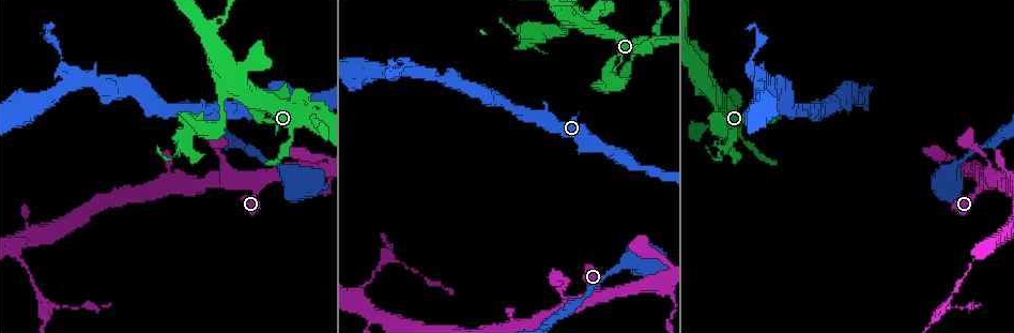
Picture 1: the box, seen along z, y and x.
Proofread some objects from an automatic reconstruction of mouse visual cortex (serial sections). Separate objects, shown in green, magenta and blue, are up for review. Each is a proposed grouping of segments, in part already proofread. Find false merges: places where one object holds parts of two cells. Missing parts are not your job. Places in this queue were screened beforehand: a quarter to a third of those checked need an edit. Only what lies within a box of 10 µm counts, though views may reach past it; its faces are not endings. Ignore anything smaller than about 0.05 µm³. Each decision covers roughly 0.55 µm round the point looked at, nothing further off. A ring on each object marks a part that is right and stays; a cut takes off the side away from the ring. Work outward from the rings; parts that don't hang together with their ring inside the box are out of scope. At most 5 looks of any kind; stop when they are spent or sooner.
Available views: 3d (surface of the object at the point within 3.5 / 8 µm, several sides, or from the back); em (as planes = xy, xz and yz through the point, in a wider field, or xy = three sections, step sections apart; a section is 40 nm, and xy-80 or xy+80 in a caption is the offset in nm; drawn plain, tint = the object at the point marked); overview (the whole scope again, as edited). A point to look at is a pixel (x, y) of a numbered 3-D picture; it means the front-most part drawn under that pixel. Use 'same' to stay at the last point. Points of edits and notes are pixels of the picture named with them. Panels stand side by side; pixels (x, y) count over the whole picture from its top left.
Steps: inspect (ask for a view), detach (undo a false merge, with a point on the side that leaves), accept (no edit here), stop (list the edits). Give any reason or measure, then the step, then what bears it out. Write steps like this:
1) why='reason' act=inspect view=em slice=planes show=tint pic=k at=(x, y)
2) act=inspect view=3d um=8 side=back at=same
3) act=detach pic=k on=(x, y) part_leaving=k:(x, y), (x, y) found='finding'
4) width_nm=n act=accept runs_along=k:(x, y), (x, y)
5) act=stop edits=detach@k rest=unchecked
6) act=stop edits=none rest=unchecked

why='calibre changes' act=inspect view=3d um=3.5 pic=1 at=(367, 282)

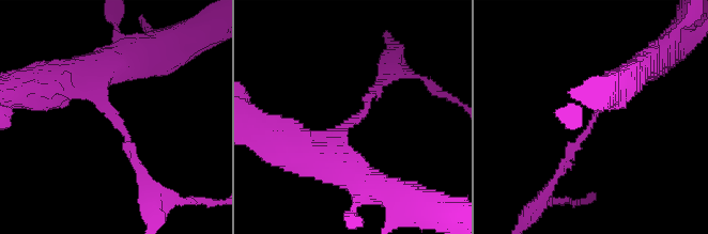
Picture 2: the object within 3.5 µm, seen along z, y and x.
arm_widths_nm=100,300 why='need the tissue' act=inspect view=em slice=xy step=1 show=tint pic=2 at=(596, 116)

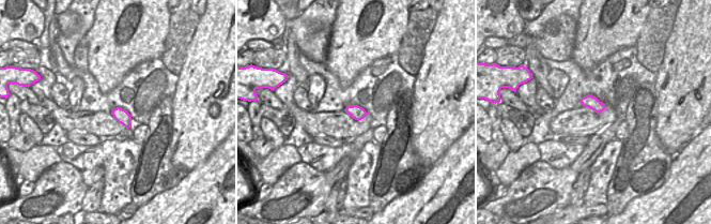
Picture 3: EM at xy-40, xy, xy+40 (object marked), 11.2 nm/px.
act=detach pic=2 on=(367, 105) part_leaving=2:(351, 121), (390, 75) found='a second cell is stuck on'

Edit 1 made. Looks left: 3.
why='redraw' act=inspect view=overview

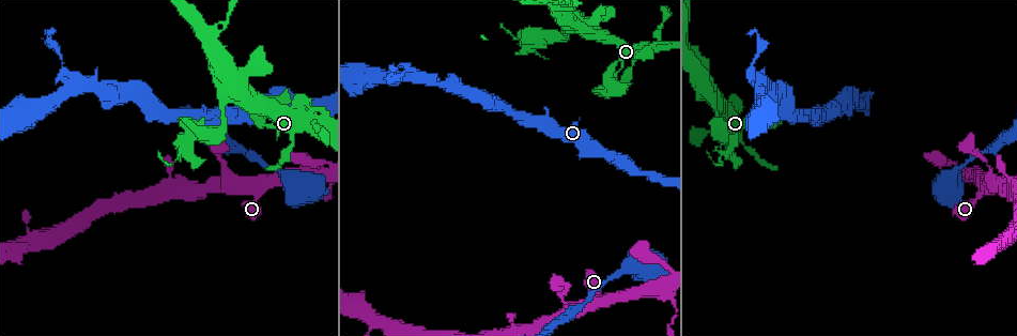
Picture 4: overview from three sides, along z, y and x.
why='arms part here' act=inspect view=3d um=3.5 pic=4 at=(421, 74)

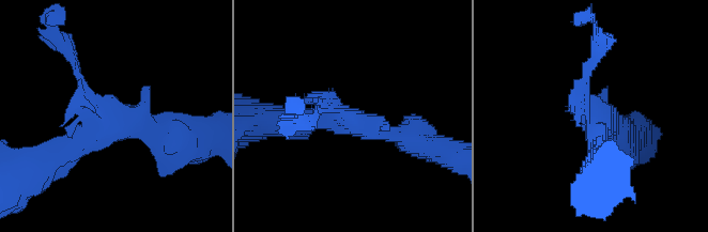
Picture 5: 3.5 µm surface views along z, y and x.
act=inspect view=em slice=xy step=1 show=tint pic=5 at=(111, 125)

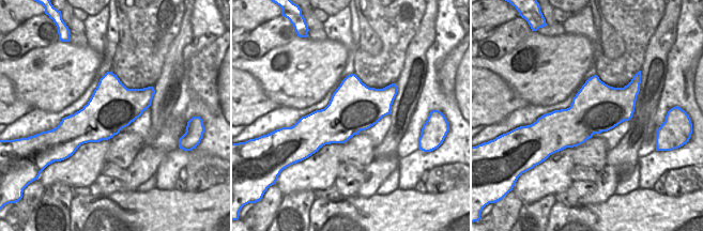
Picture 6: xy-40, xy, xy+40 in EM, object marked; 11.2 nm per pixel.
act=accept runs_along=5:(172, 140), (126, 120), (47, 163) found='one cell here'

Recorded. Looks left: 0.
act=stop edits=detach@2 rest=unchecked

